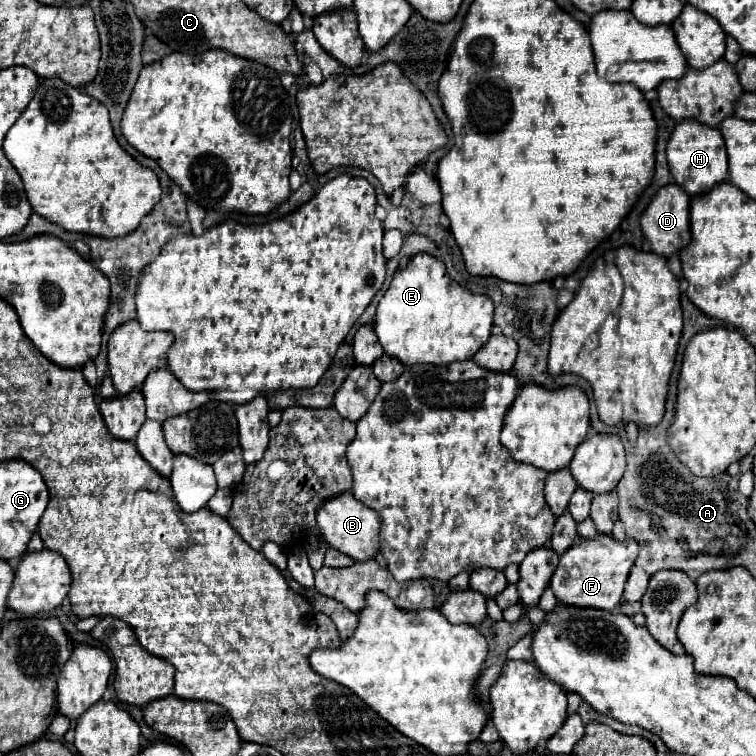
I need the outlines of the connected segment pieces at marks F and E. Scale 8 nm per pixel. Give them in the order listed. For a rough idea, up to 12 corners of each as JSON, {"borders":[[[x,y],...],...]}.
{"borders":[[[609,535],[561,555],[559,603],[613,611],[637,559]],[[427,253],[395,273],[375,333],[403,365],[471,359],[493,303]]]}

